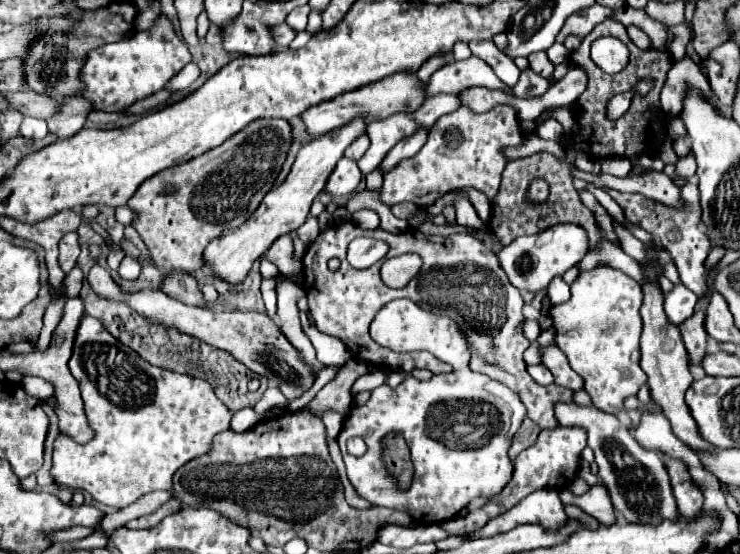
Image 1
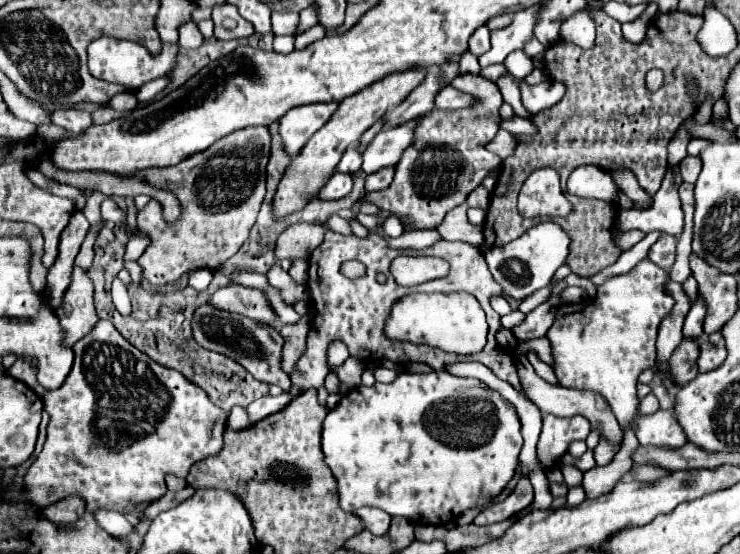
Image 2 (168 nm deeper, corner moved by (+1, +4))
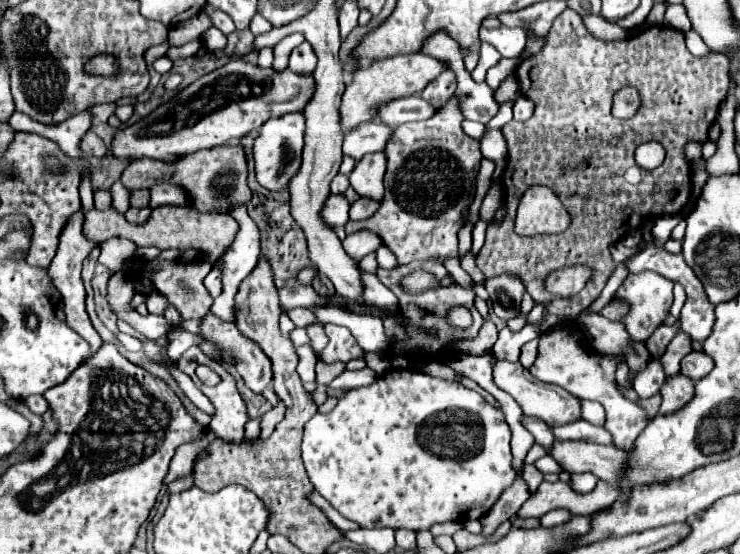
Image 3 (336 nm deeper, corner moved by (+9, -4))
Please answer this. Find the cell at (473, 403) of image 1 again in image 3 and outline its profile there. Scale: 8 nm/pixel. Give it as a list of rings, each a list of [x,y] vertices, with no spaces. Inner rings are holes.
[[[390,370],[378,376],[370,386],[354,388],[346,392],[334,410],[320,414],[316,412],[304,426],[304,442],[302,442],[302,460],[310,482],[316,492],[320,492],[344,518],[354,520],[360,528],[406,528],[412,532],[428,530],[436,522],[466,522],[482,518],[500,498],[500,494],[514,482],[512,470],[512,452],[510,452],[510,428],[504,420],[504,414],[490,406],[478,392],[468,390],[456,382],[440,380],[434,376],[426,376],[424,372],[406,372],[406,370]]]

